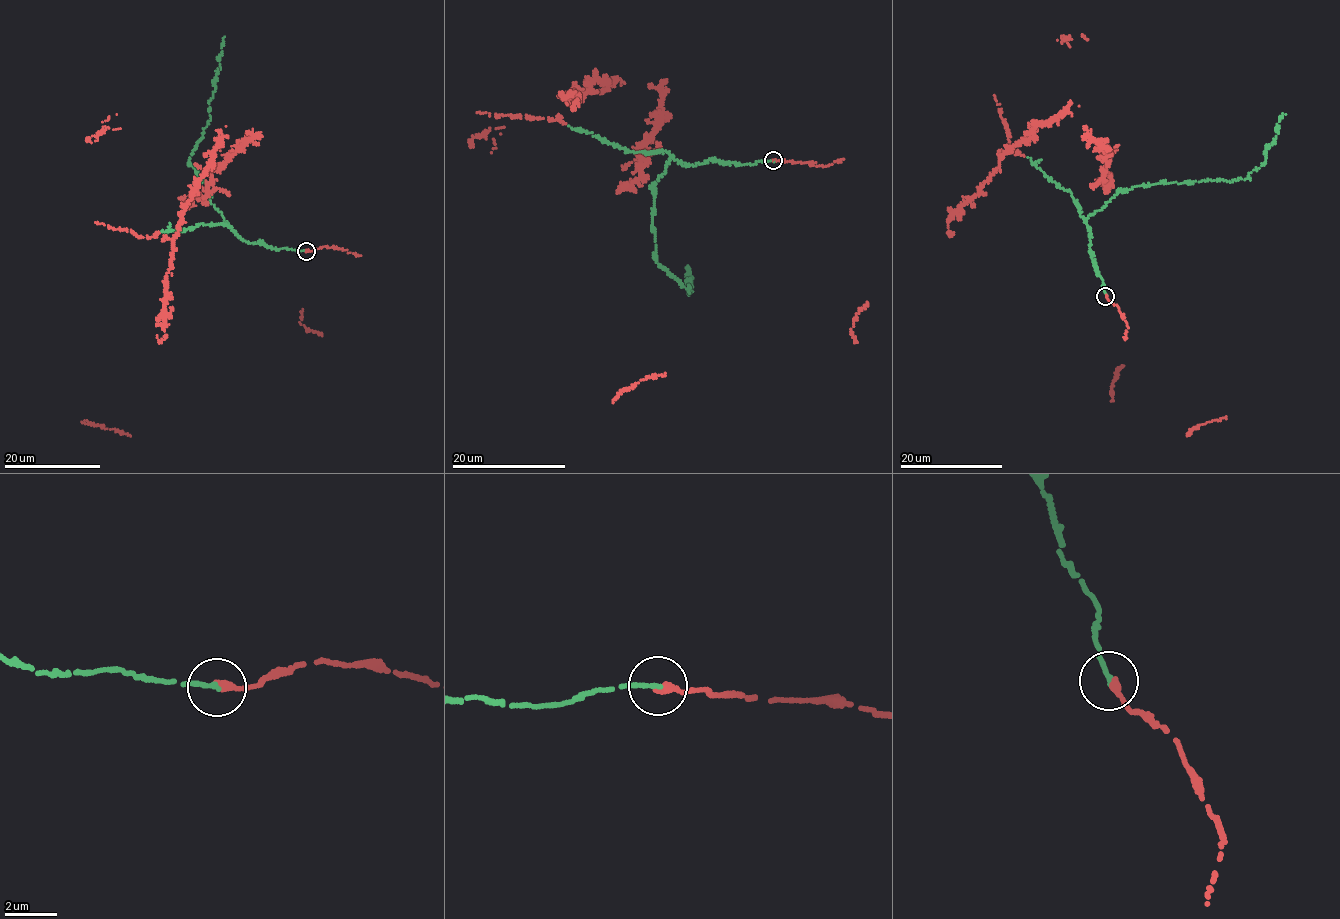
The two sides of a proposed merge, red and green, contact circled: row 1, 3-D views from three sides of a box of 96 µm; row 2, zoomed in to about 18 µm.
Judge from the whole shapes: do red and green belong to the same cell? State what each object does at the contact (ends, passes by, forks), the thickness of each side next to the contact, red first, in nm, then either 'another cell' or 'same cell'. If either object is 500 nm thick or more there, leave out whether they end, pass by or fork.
red ends | green ends | 280/200 nm | same cell

